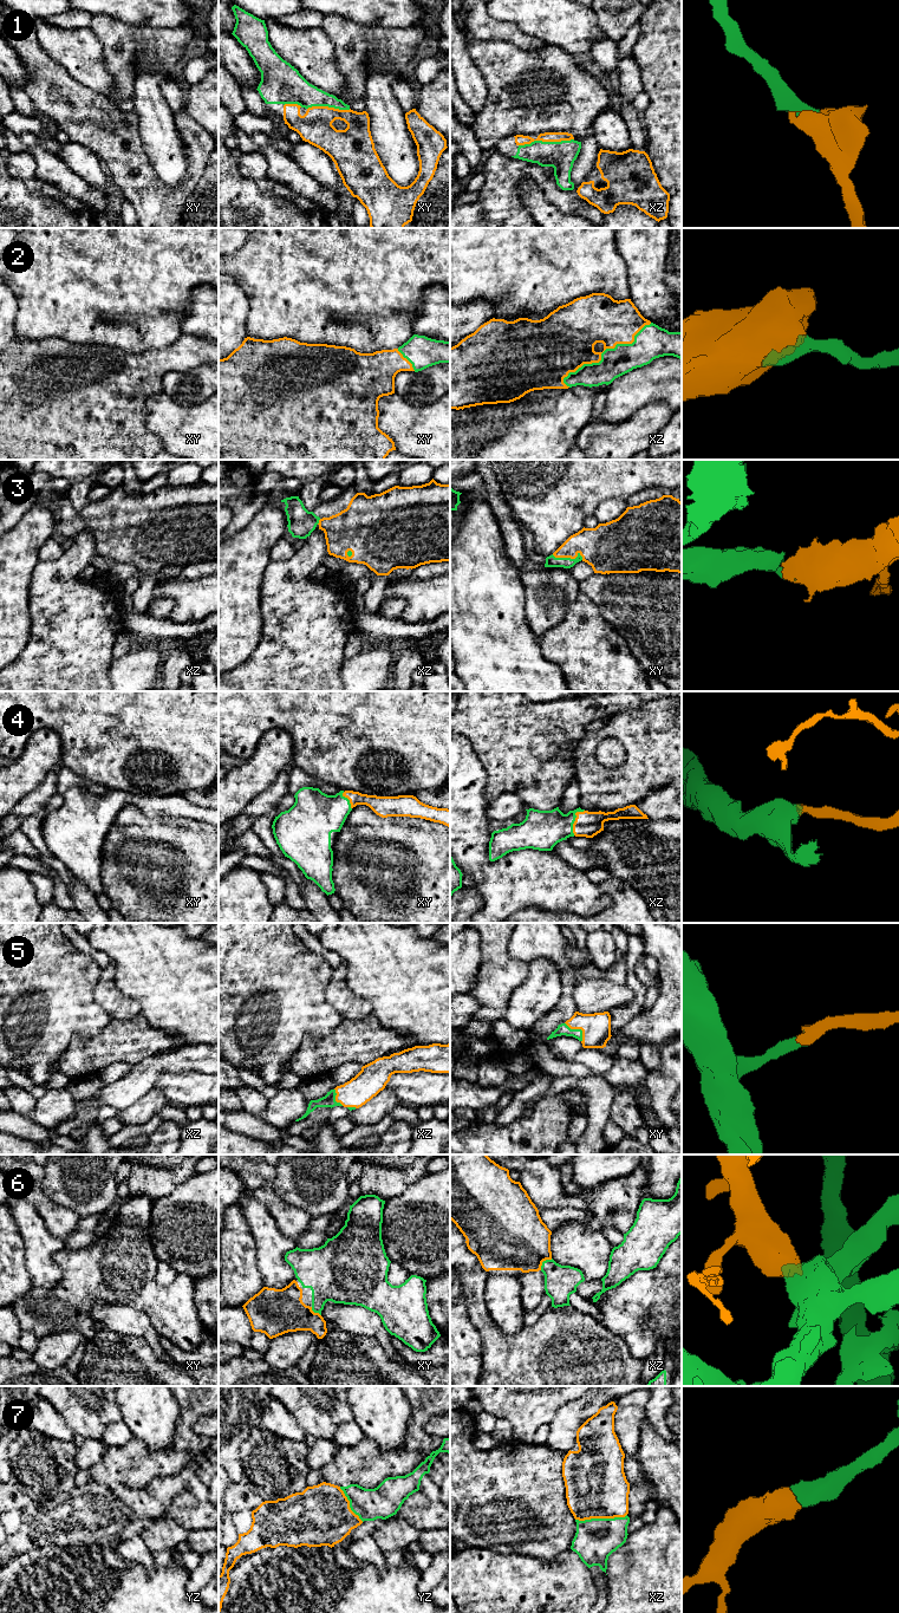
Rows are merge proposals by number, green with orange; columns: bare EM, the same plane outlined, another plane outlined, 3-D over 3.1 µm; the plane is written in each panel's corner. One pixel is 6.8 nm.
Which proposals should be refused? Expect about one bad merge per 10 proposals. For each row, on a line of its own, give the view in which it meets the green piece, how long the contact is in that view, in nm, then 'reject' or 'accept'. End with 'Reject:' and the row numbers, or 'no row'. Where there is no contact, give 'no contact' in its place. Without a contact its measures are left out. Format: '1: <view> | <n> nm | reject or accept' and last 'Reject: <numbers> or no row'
1: xz | 380 nm | accept
2: xz | 750 nm | accept
3: xy | 220 nm | accept
4: xz | 190 nm | accept
5: xy | 180 nm | accept
6: xz | 120 nm | accept
7: xz | 360 nm | accept
Reject: no row

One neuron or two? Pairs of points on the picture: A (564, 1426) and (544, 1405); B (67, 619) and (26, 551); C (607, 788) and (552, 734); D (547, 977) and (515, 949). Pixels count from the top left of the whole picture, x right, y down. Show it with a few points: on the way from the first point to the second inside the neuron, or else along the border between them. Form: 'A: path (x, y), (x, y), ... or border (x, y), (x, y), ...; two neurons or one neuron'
A: border (577, 1399), (564, 1404), (549, 1424); two neurons
B: border (39, 561), (33, 570), (28, 592); two neurons
C: border (587, 733), (575, 748), (574, 778); two neurons
D: border (529, 962), (536, 958), (547, 958), (558, 969); two neurons

